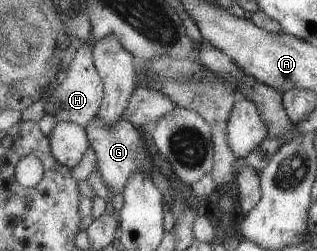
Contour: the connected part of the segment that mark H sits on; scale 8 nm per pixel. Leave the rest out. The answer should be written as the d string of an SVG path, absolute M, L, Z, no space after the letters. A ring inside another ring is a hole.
M90 41L77 49L66 71L65 79L51 92L51 97L45 105L47 114L53 115L58 122L71 122L85 127L98 115L104 98L104 83L94 64Z

